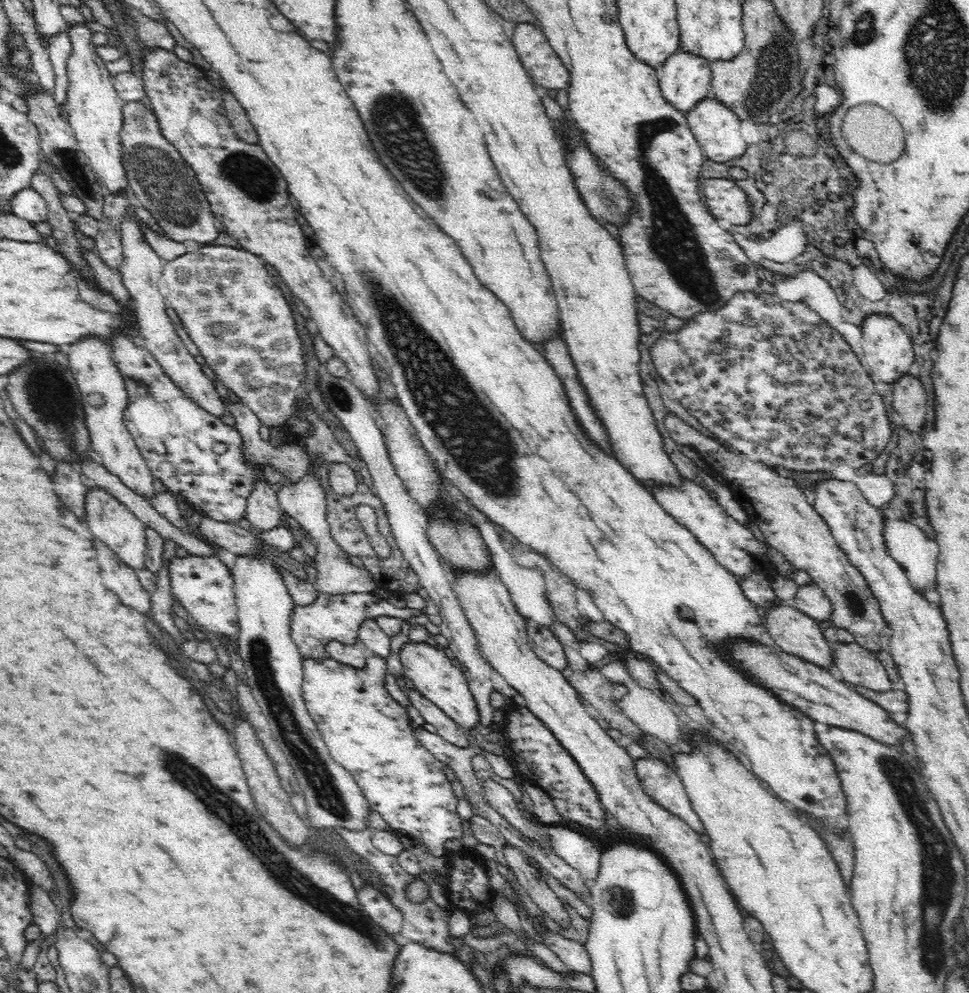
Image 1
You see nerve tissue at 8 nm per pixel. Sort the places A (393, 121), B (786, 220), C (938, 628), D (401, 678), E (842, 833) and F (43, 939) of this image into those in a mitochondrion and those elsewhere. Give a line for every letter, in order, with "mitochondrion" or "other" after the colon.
A: mitochondrion
B: other
C: other
D: other
E: other
F: other

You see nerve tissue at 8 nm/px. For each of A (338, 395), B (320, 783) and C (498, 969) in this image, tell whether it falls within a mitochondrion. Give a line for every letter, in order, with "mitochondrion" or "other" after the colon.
A: mitochondrion
B: mitochondrion
C: other

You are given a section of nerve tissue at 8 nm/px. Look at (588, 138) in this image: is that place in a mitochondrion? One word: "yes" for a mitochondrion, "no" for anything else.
no

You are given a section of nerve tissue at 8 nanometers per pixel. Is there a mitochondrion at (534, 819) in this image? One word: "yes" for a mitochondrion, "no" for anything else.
no

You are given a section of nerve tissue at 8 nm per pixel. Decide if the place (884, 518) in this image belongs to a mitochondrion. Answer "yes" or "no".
no

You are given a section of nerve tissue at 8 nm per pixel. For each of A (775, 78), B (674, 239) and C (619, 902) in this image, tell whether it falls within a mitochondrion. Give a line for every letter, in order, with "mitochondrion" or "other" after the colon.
A: mitochondrion
B: mitochondrion
C: mitochondrion

